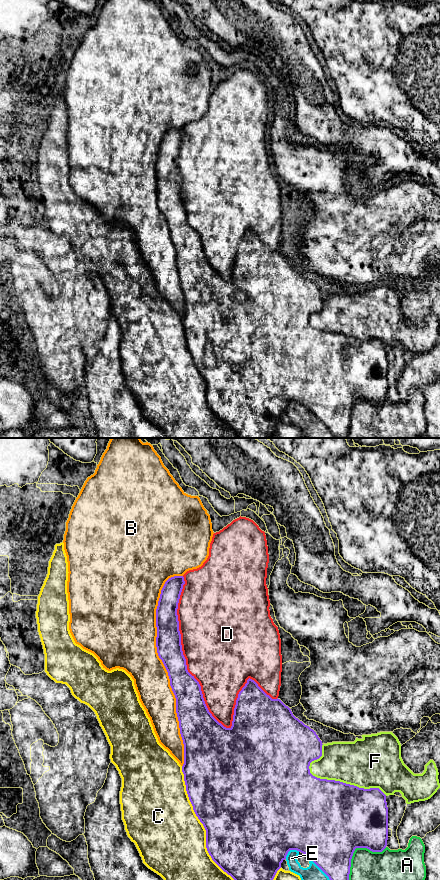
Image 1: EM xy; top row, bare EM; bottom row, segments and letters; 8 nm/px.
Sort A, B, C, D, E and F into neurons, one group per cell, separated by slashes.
A / B / C / D / E / F

